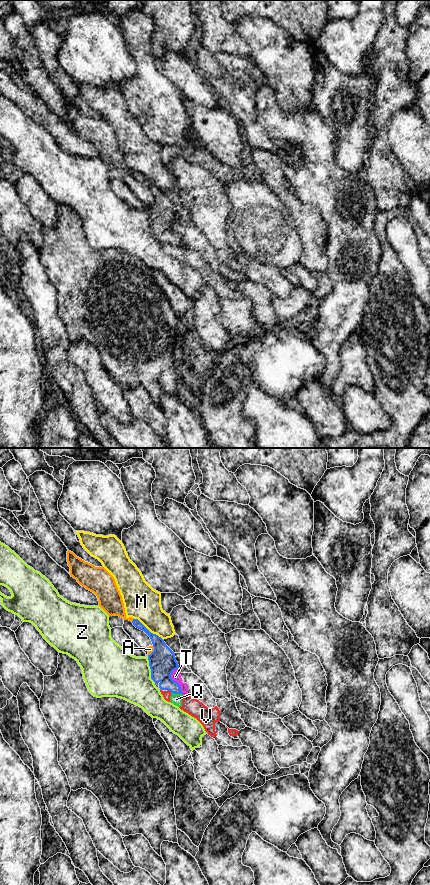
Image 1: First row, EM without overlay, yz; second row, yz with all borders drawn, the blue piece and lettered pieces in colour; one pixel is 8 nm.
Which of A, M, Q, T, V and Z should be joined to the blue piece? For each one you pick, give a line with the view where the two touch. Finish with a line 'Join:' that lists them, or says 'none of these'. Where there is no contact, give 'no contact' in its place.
Join: none of these

